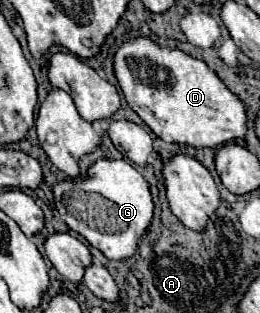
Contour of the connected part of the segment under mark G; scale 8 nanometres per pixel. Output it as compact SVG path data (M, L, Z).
M98 159L88 167L84 179L56 181L52 193L60 219L108 259L130 257L154 215L148 183L124 159Z

